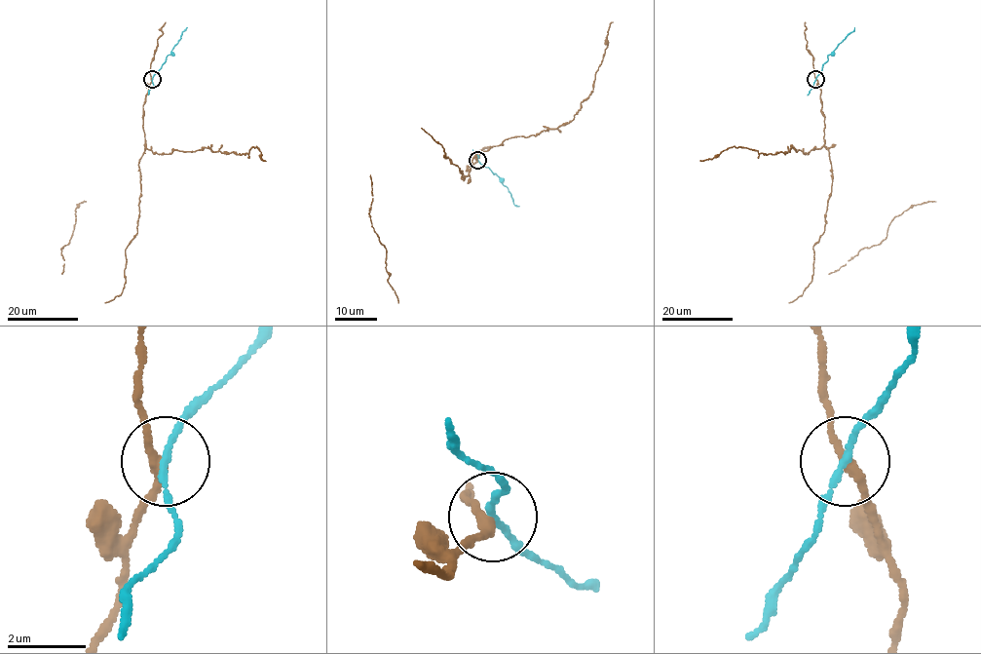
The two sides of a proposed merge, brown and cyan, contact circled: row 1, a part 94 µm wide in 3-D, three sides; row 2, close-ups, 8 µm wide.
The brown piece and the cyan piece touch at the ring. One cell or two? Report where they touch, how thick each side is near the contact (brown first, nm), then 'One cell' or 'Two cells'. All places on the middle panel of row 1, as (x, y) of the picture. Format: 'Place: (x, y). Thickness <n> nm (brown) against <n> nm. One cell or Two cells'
Place: (477, 160). Thickness 240 nm (brown) against 150 nm. One cell

